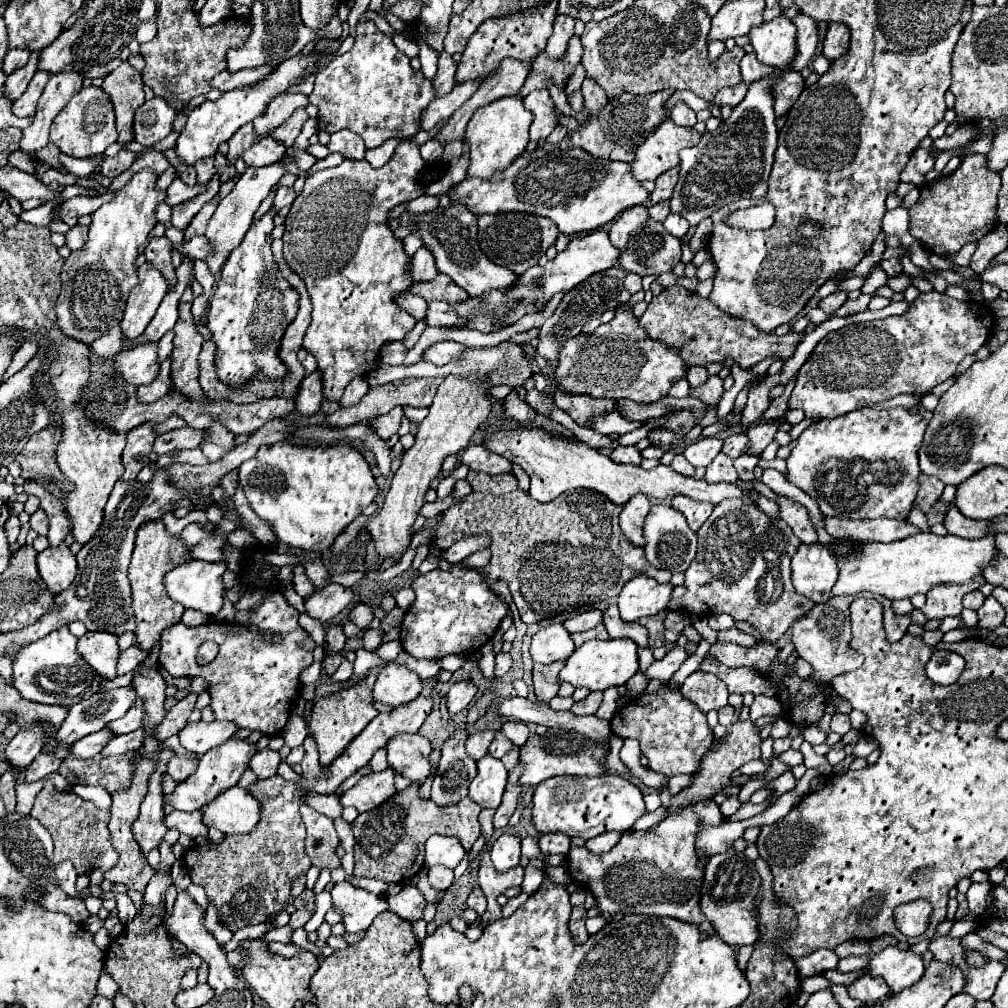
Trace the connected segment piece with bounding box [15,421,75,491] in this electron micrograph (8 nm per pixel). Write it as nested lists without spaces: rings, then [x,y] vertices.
[[[57,421],[49,423],[43,431],[33,435],[15,459],[21,465],[21,477],[27,481],[47,479],[59,483],[65,491],[73,491],[75,489],[73,483],[65,479],[55,461],[59,443],[61,443],[61,423]]]

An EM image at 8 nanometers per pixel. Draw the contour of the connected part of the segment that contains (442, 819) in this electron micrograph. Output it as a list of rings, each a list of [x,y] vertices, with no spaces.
[[[409,785],[403,793],[397,793],[393,799],[385,801],[381,807],[375,807],[373,811],[361,813],[353,823],[353,835],[355,835],[355,875],[357,877],[373,877],[381,879],[385,883],[403,883],[411,877],[415,877],[423,869],[423,845],[431,835],[453,835],[461,841],[461,845],[469,851],[473,843],[479,839],[481,829],[479,829],[479,815],[481,807],[473,803],[469,797],[459,803],[459,807],[437,807],[431,801],[423,801],[419,797],[419,787]]]

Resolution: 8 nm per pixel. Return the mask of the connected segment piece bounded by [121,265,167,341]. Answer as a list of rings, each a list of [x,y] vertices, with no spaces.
[[[141,265],[137,277],[139,283],[129,291],[125,315],[121,319],[121,331],[127,341],[137,339],[145,331],[167,289],[163,275],[149,265]]]

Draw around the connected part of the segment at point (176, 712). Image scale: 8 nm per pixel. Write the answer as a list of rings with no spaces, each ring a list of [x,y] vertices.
[[[189,693],[185,699],[181,699],[181,701],[165,715],[161,727],[157,727],[157,739],[165,741],[167,737],[179,733],[179,731],[185,727],[191,711],[195,709],[195,701],[197,701],[197,695],[195,695],[195,693]]]

